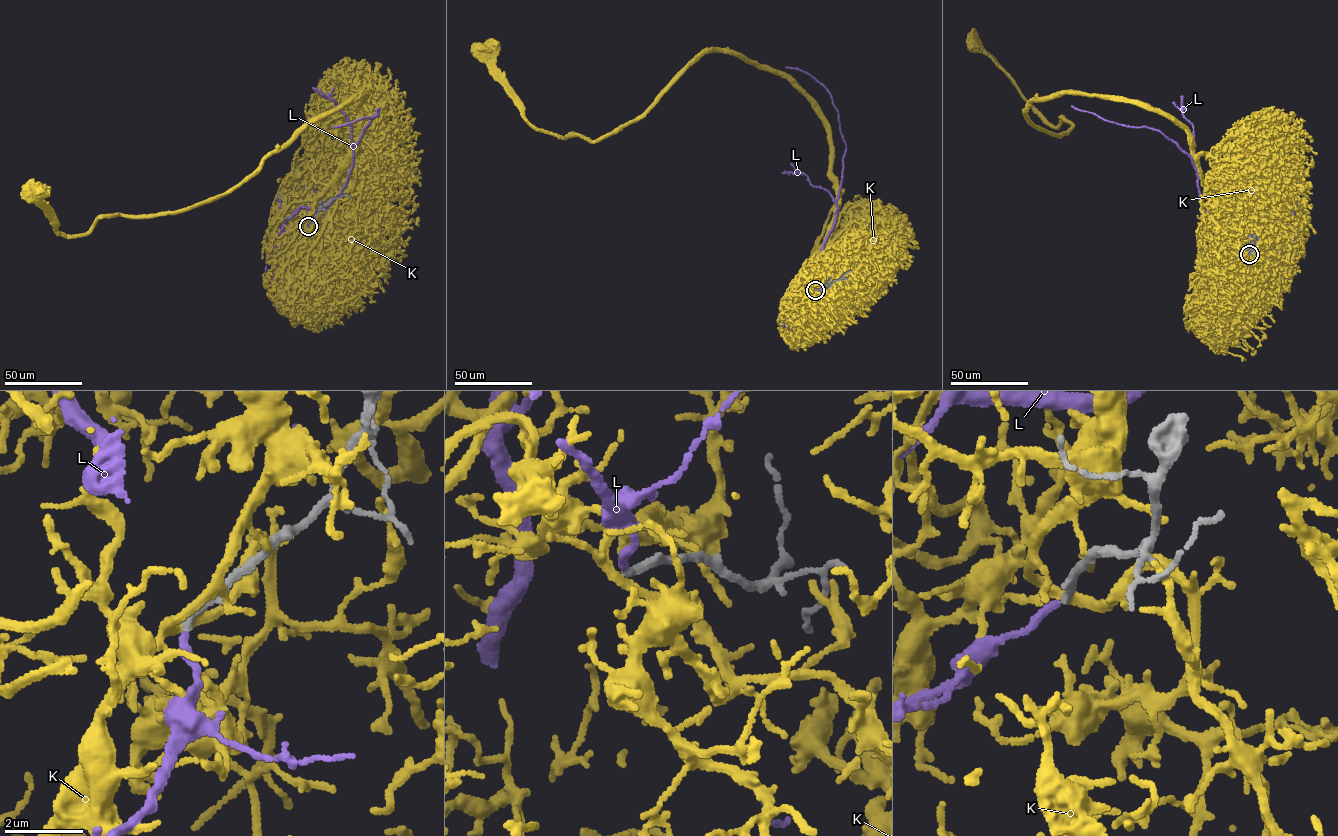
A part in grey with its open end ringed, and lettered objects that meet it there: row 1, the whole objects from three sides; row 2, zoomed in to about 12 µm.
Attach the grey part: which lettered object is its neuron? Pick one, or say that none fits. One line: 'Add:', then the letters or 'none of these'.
Add: L

